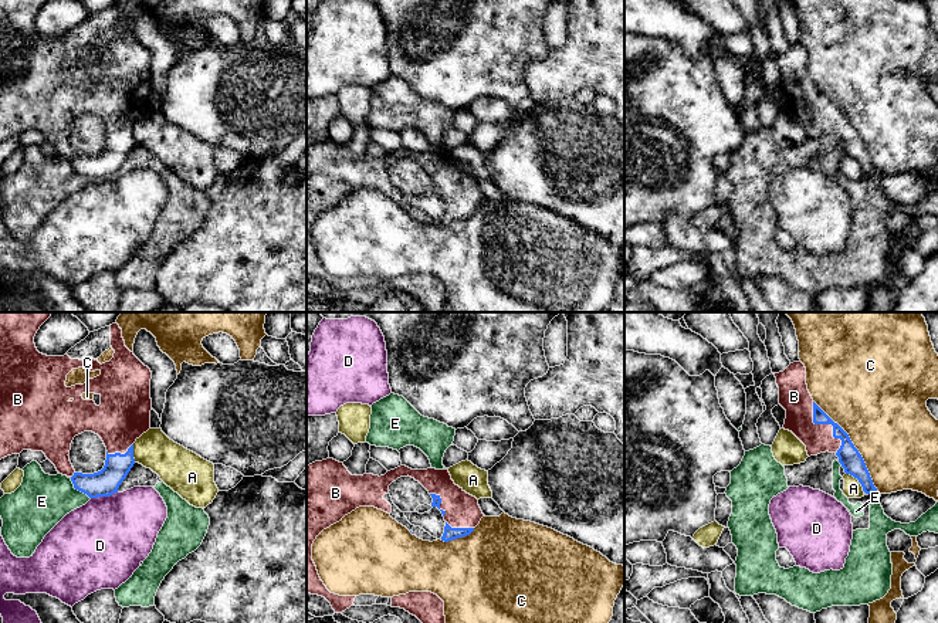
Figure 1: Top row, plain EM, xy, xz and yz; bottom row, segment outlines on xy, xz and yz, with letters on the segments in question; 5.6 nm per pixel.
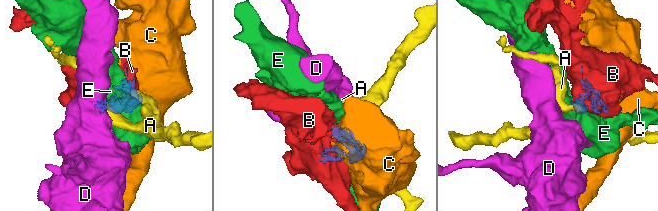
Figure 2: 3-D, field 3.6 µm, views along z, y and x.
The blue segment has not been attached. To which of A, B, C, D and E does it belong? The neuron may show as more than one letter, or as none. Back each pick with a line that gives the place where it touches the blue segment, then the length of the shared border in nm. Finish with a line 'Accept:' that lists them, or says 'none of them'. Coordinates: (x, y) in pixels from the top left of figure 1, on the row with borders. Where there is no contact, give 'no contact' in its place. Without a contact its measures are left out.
B: contact yz (828, 423); length 320 nm
Accept: B

